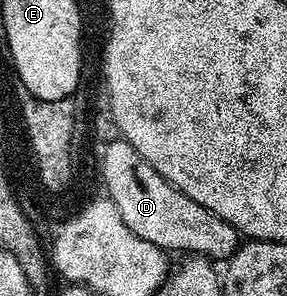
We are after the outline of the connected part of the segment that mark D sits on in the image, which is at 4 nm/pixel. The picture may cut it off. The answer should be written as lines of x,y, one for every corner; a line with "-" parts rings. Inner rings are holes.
116,137
113,143
105,145
104,152
100,155
100,175
104,178
105,189
108,190
105,191
107,198
114,201
118,213
122,213
122,221
126,221
128,228
138,233
142,241
150,241
166,253
184,251
180,253
202,255
213,261
231,259
233,253
240,247
242,236
234,229
234,225
230,225
230,221
222,221
222,217
210,213
210,209
186,197
186,193
182,193
174,184
166,181
166,177
162,177
162,173
158,173
154,165
150,165
150,161
146,161
146,157
142,157
142,153
138,153
138,149
134,149
134,145
130,145
124,138

